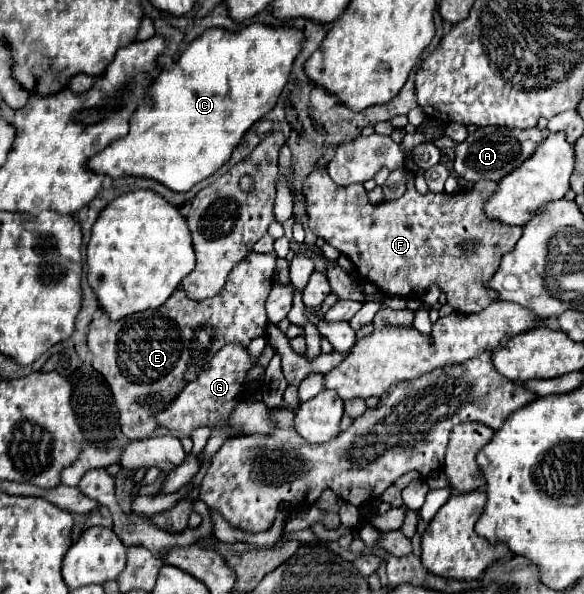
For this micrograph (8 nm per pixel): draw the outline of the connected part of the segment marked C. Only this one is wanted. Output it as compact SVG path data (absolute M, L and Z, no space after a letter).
M252 23L240 31L228 31L212 27L204 31L190 47L180 55L172 69L162 71L150 87L150 103L142 103L130 119L130 131L126 137L116 139L96 157L90 157L88 167L96 173L104 173L112 179L138 175L160 181L172 191L190 191L196 183L216 173L238 147L244 133L260 121L276 105L284 85L288 83L294 59L304 47L304 31L296 27L272 27L264 23Z

